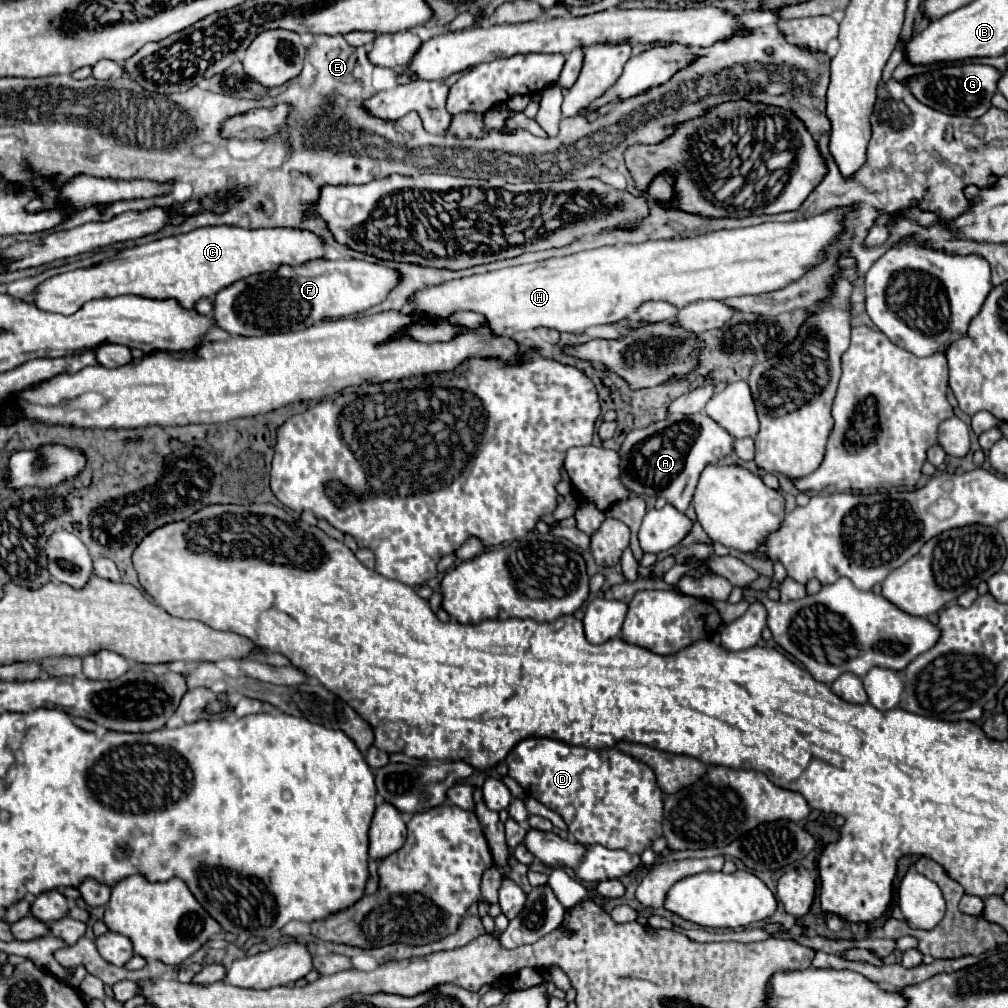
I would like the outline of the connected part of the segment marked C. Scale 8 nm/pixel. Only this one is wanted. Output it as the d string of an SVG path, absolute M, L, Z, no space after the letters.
M209 226L209 228L199 228L189 234L179 234L179 236L169 236L161 238L155 242L139 244L133 248L121 250L117 256L125 256L123 260L103 260L95 266L89 268L79 268L73 272L57 274L53 278L47 278L33 290L33 298L29 300L33 306L47 310L47 312L57 312L71 316L81 308L81 304L95 300L95 298L111 298L111 296L123 296L123 294L133 294L141 298L151 298L151 300L169 300L175 298L183 308L193 308L201 298L211 298L225 286L243 280L251 274L261 274L261 272L271 272L277 270L281 264L303 264L313 258L321 258L321 242L317 236L309 232L299 232L291 228L259 228L259 230L245 230L237 226Z

